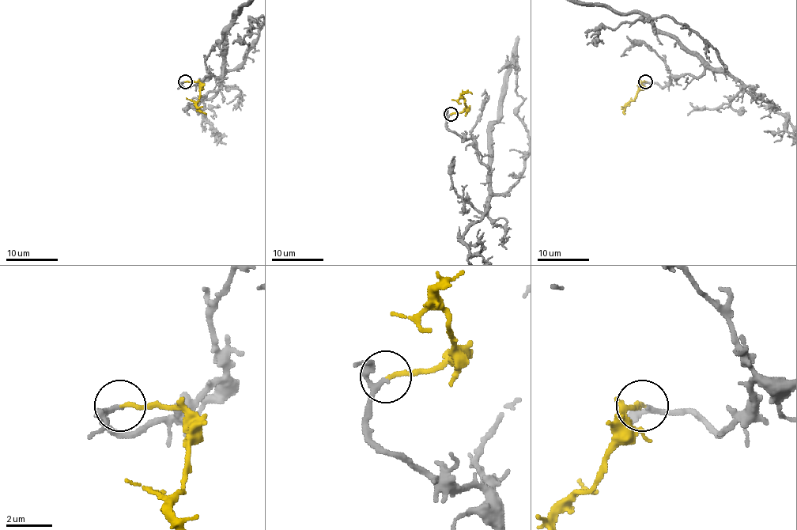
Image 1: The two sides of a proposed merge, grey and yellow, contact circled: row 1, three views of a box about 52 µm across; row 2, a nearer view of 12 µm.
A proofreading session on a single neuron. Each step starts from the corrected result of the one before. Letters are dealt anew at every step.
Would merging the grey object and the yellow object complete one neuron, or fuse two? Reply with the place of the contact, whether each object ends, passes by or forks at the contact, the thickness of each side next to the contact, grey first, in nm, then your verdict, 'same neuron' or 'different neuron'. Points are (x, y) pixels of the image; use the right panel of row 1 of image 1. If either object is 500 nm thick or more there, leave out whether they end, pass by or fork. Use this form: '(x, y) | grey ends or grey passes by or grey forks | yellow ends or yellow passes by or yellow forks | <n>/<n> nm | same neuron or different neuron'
(645, 81) | grey passes by | yellow ends | 160/180 nm | same neuron

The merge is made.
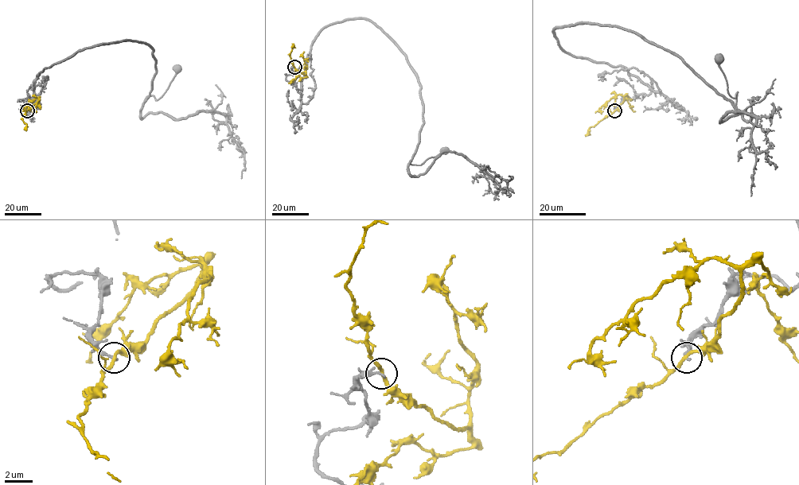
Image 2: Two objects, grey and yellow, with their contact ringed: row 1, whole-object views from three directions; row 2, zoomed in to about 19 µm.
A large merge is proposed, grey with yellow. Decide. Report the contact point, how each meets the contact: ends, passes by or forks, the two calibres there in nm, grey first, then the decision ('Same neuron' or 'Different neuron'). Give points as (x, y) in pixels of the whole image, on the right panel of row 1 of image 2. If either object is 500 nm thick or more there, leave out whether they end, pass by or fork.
Place: (614, 110). At the ring grey ends. At the ring yellow passes by. Thickness 200 nm (grey) against 240 nm. Different neuron

